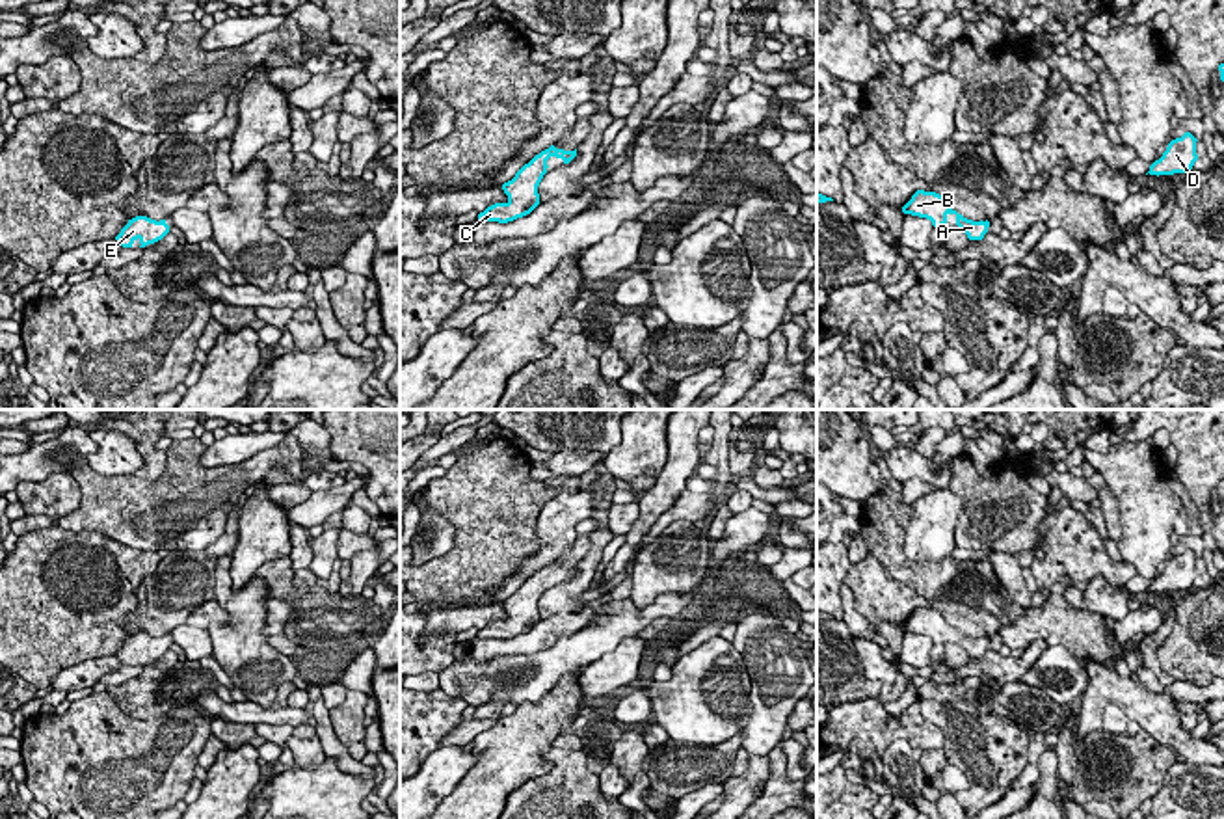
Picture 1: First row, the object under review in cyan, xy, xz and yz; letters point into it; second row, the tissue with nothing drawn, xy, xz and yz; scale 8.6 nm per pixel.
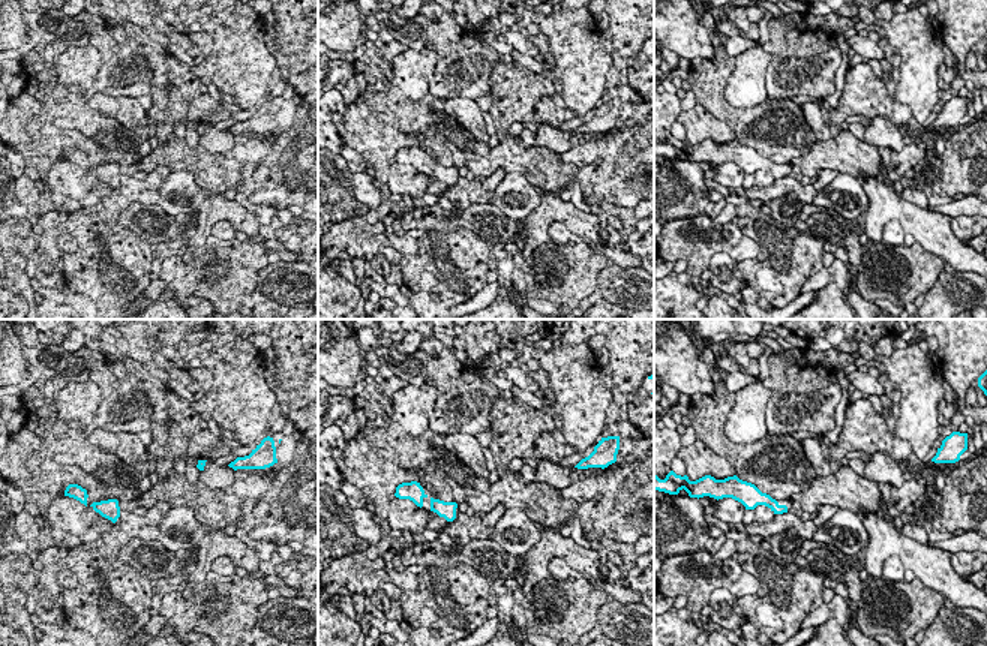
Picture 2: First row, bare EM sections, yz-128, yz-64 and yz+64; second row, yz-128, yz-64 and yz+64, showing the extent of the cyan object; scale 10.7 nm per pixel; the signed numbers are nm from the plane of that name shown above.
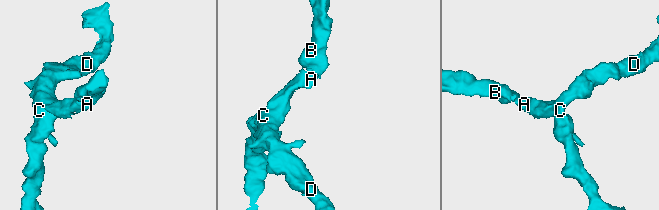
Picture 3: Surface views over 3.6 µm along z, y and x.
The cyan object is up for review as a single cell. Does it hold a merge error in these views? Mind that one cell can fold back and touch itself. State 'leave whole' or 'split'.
leave whole

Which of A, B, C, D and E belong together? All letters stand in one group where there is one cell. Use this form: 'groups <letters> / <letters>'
groups A B C D E

